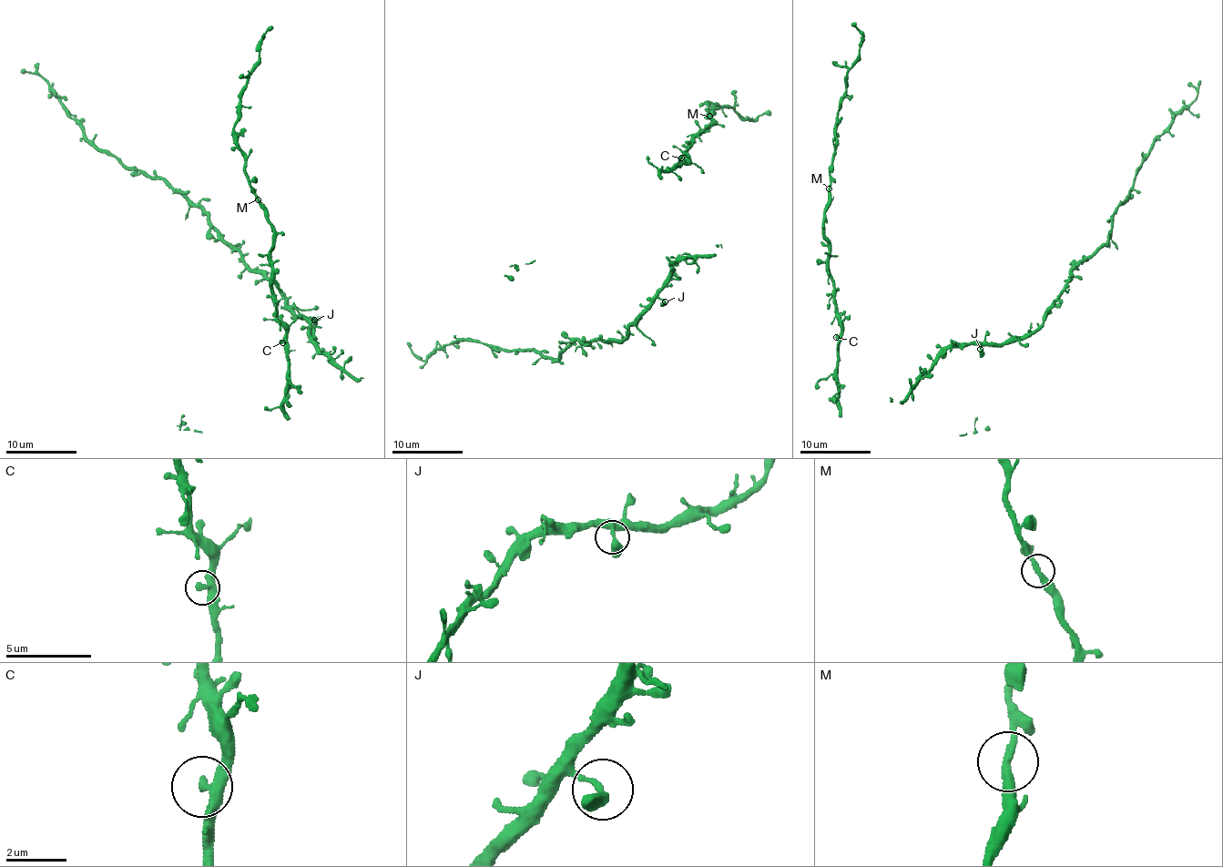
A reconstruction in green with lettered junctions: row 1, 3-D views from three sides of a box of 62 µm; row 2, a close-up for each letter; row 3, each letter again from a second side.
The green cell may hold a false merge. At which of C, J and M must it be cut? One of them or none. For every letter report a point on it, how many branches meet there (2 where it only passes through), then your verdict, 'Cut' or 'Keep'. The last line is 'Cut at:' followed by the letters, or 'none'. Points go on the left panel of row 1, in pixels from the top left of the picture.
C: Place: (282, 342). Branches: 2. Keep
J: Place: (314, 320). Branches: 2. Keep
M: Place: (258, 199). Branches: 2. Keep
Cut at: none

